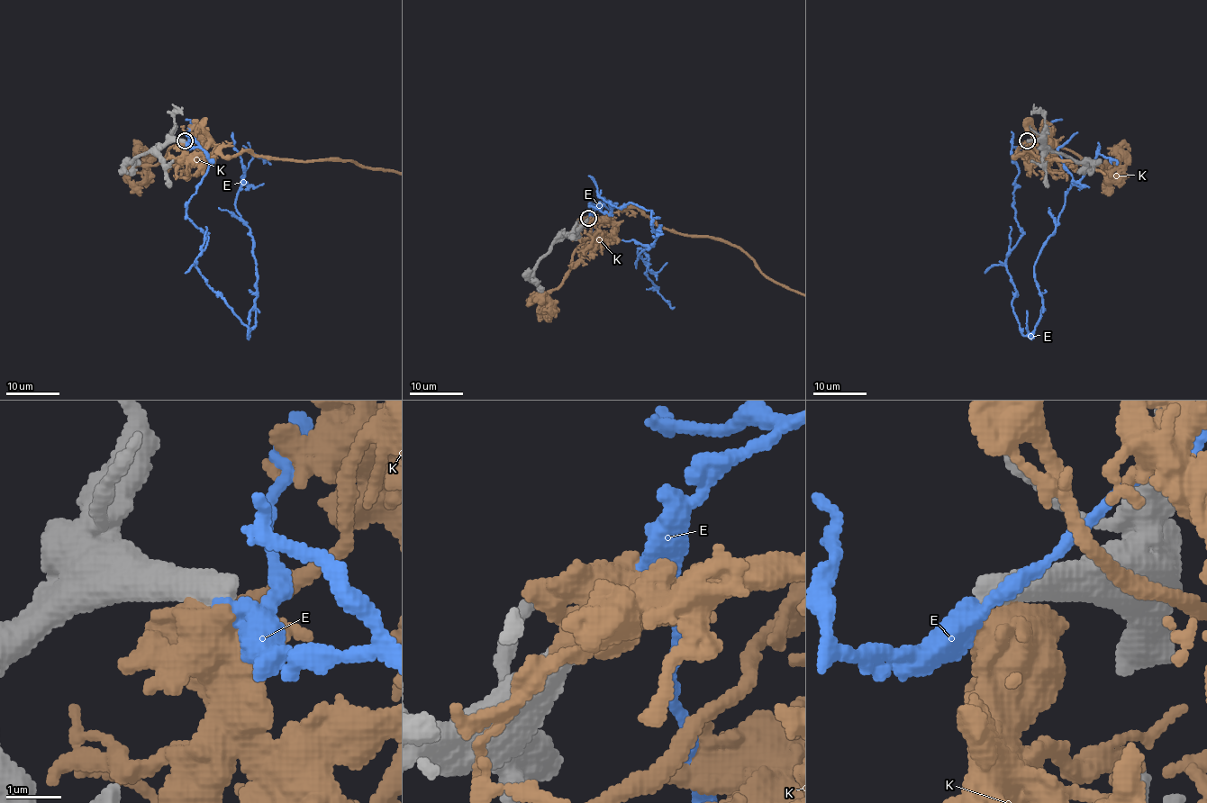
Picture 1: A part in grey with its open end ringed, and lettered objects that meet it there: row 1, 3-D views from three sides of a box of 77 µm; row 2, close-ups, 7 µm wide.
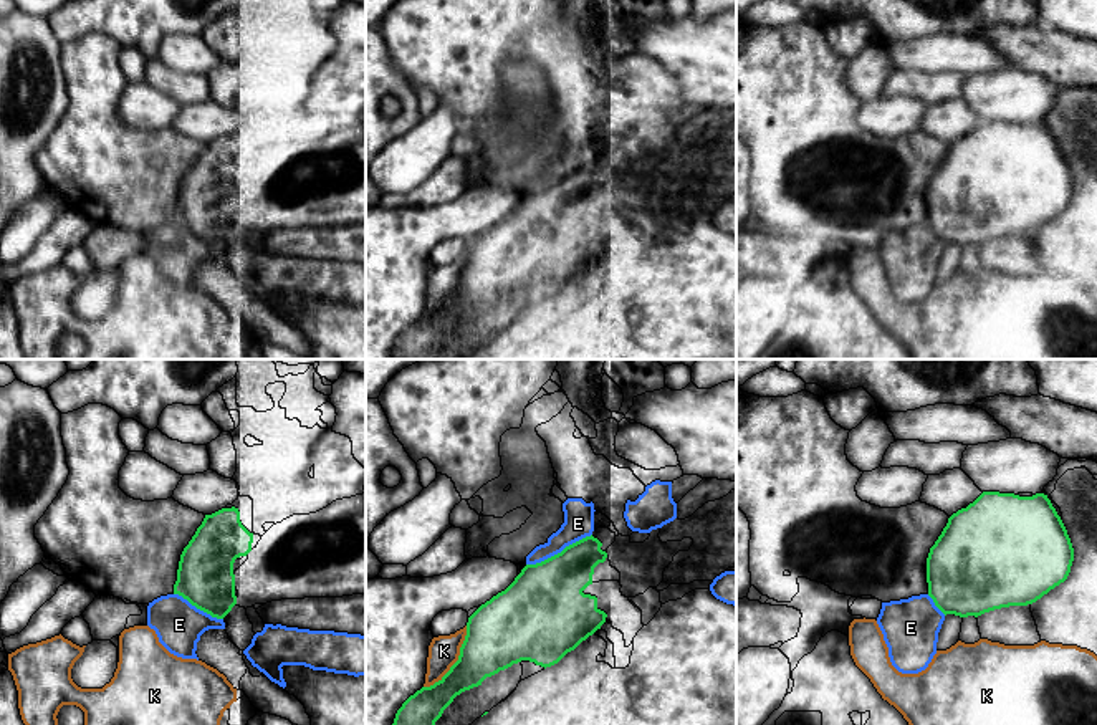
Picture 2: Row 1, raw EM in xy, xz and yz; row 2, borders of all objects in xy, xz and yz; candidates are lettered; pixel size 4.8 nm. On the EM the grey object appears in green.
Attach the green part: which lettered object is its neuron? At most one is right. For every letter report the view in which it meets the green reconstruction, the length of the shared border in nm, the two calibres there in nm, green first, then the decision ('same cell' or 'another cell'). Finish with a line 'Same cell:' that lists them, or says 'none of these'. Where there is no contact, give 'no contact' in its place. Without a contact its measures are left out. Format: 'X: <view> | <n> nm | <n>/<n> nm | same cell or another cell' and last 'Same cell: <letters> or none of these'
E: xz | 360 nm | 380/140 nm | another cell
K: xz | 360 nm | 320/150 nm | another cell
Same cell: none of these

